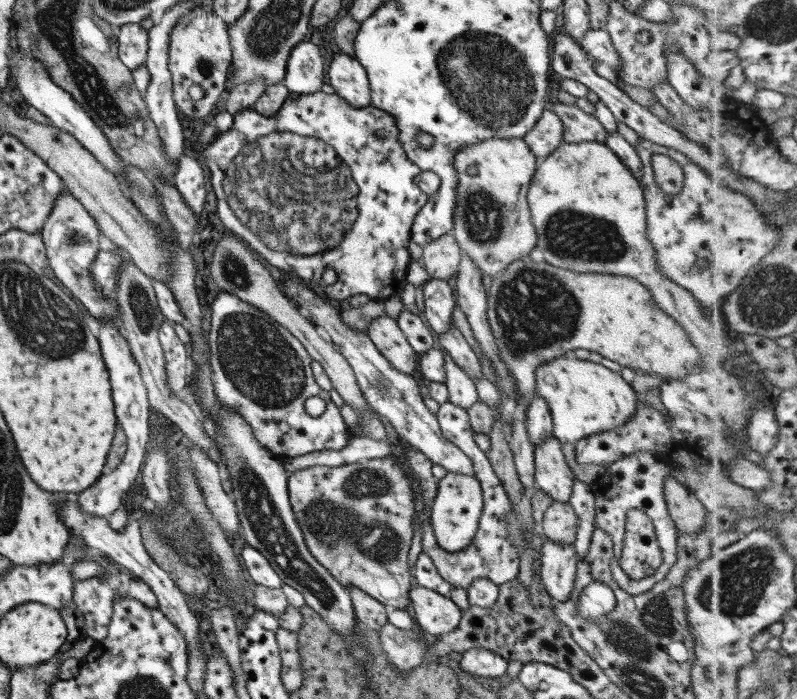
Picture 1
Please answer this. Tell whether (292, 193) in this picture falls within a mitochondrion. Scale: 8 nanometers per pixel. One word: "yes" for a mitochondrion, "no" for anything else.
yes

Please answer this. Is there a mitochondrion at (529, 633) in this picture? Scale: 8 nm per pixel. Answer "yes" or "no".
no

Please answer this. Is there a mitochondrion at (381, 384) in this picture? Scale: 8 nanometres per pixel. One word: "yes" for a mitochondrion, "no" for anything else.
yes

